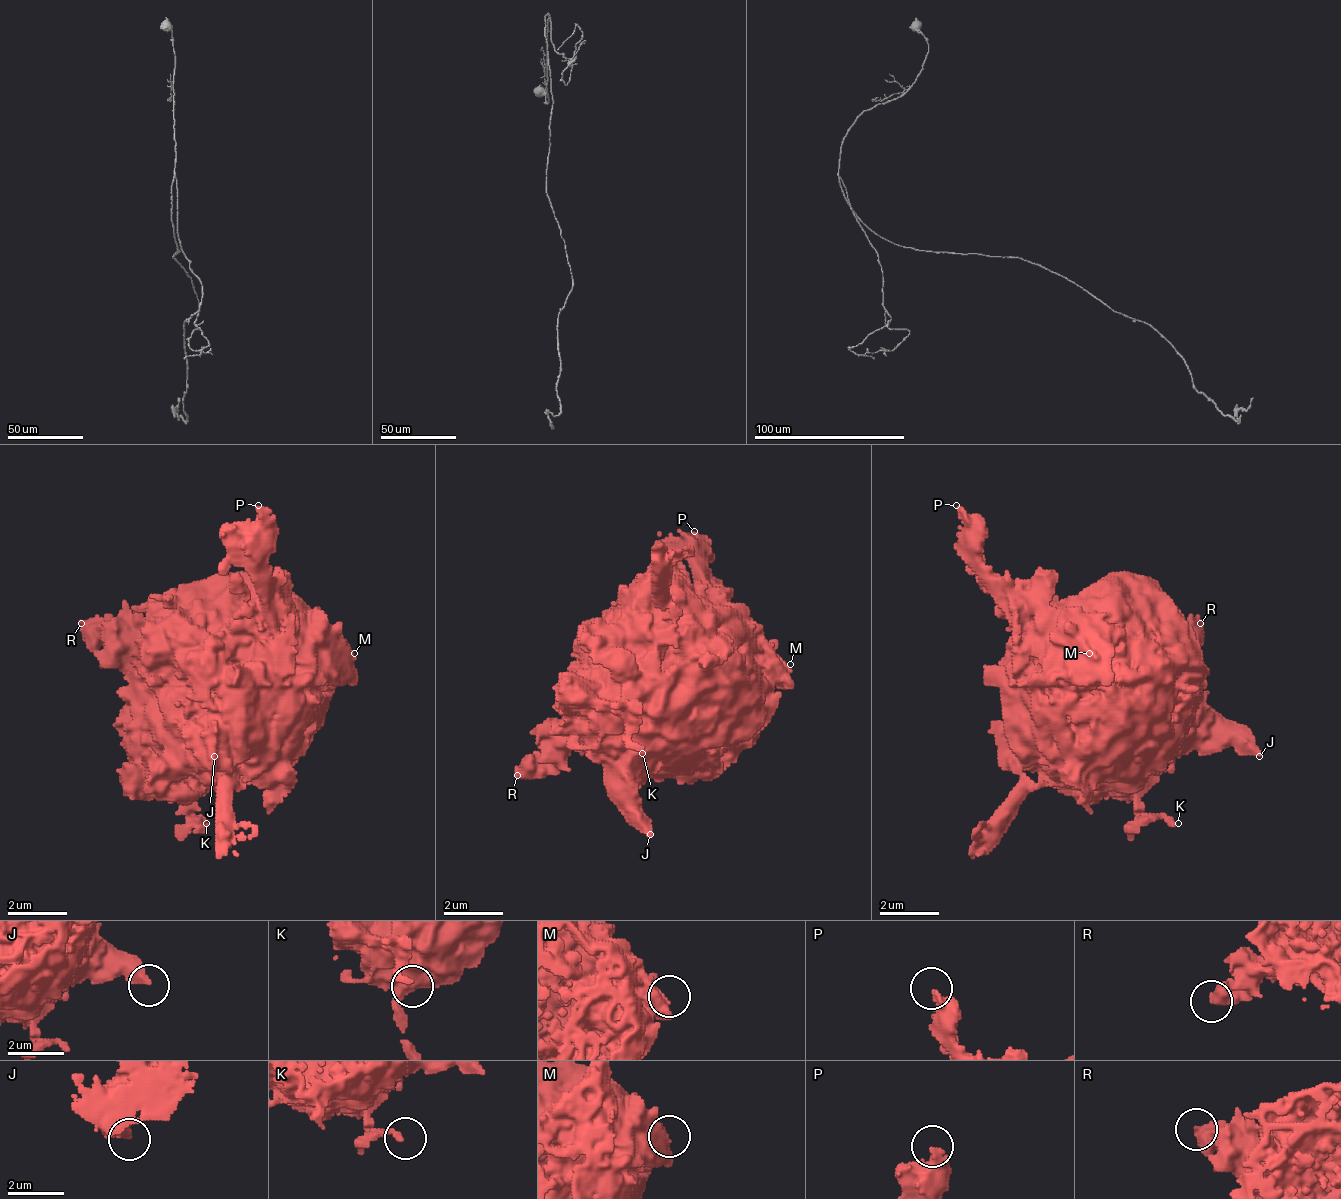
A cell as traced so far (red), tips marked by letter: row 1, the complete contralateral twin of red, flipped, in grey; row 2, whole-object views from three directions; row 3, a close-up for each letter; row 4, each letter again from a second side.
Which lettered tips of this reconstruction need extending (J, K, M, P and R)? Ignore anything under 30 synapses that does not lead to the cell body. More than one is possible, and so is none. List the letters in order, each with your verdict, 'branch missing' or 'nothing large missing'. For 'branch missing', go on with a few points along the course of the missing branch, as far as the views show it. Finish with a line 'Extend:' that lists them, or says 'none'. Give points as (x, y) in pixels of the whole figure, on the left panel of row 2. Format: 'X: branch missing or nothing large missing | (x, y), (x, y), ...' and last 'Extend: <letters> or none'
J: nothing large missing
K: nothing large missing
M: nothing large missing
P: nothing large missing
R: nothing large missing
Extend: none

